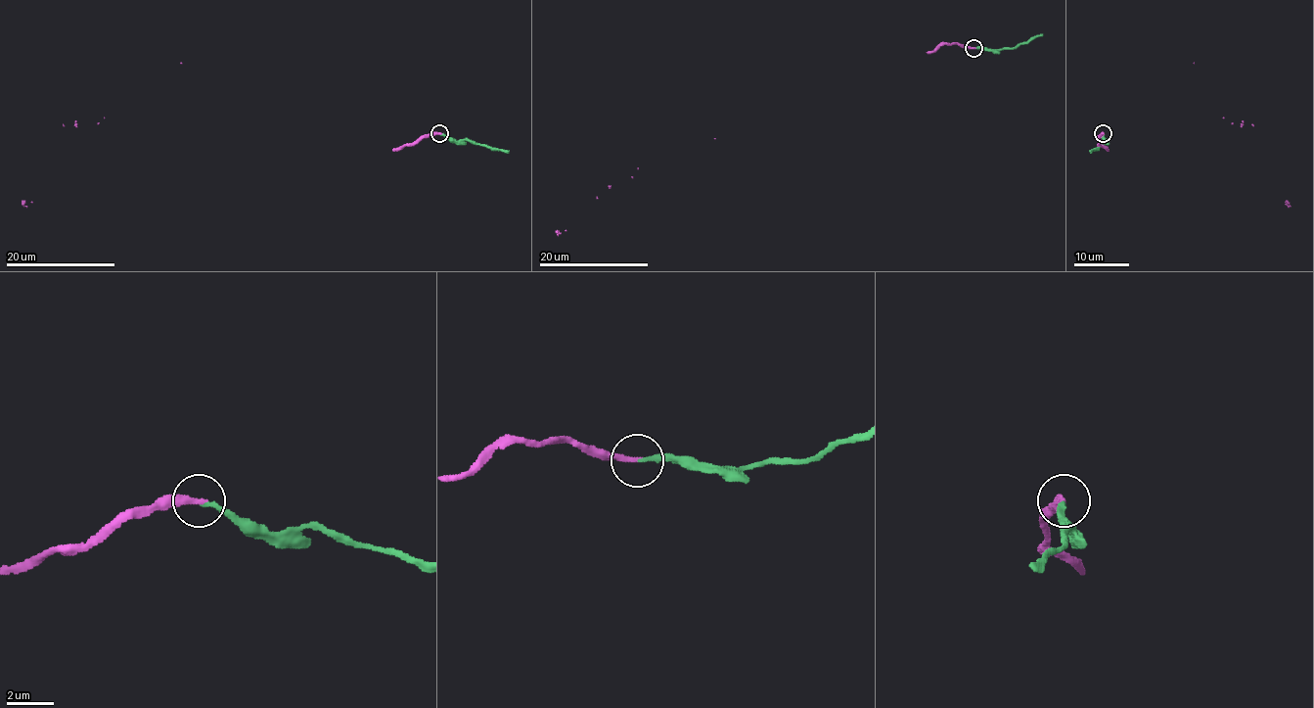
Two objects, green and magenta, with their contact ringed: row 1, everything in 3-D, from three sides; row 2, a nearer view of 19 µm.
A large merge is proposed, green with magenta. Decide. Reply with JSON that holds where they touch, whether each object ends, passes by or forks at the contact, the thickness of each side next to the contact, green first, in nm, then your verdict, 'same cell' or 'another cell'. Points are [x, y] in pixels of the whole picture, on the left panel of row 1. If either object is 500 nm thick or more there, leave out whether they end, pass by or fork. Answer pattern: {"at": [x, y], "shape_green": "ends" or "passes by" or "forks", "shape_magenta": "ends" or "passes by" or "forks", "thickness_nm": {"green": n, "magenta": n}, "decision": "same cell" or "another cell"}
{"at": [439, 133], "shape_green": "ends", "shape_magenta": "ends", "thickness_nm": {"green": 180, "magenta": 260}, "decision": "another cell"}

